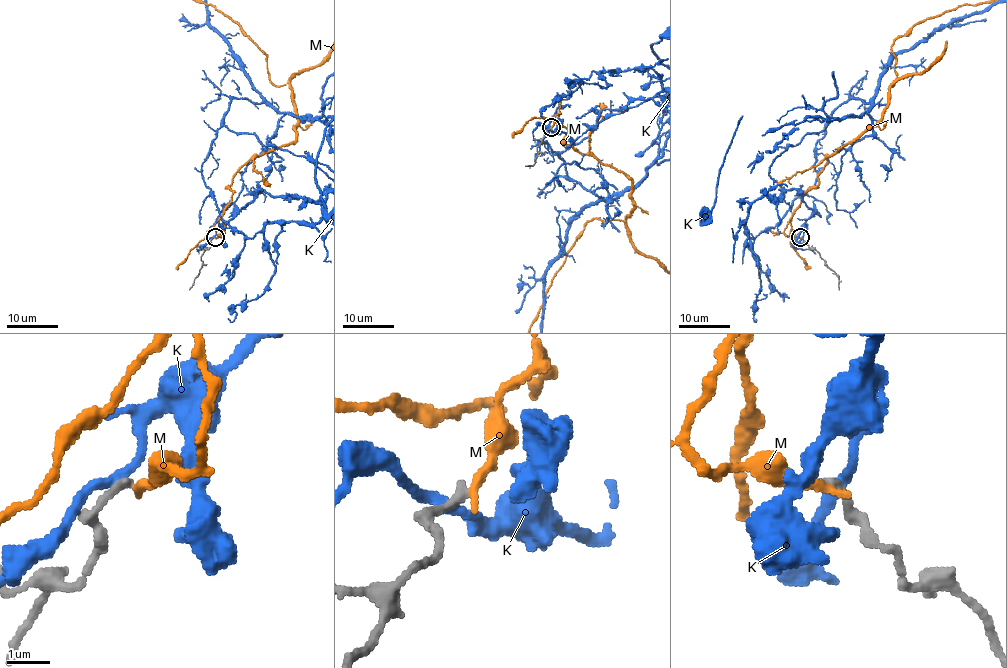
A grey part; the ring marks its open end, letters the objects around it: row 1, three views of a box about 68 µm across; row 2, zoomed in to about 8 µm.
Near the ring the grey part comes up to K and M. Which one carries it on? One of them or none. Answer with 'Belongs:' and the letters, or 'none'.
Belongs: M

